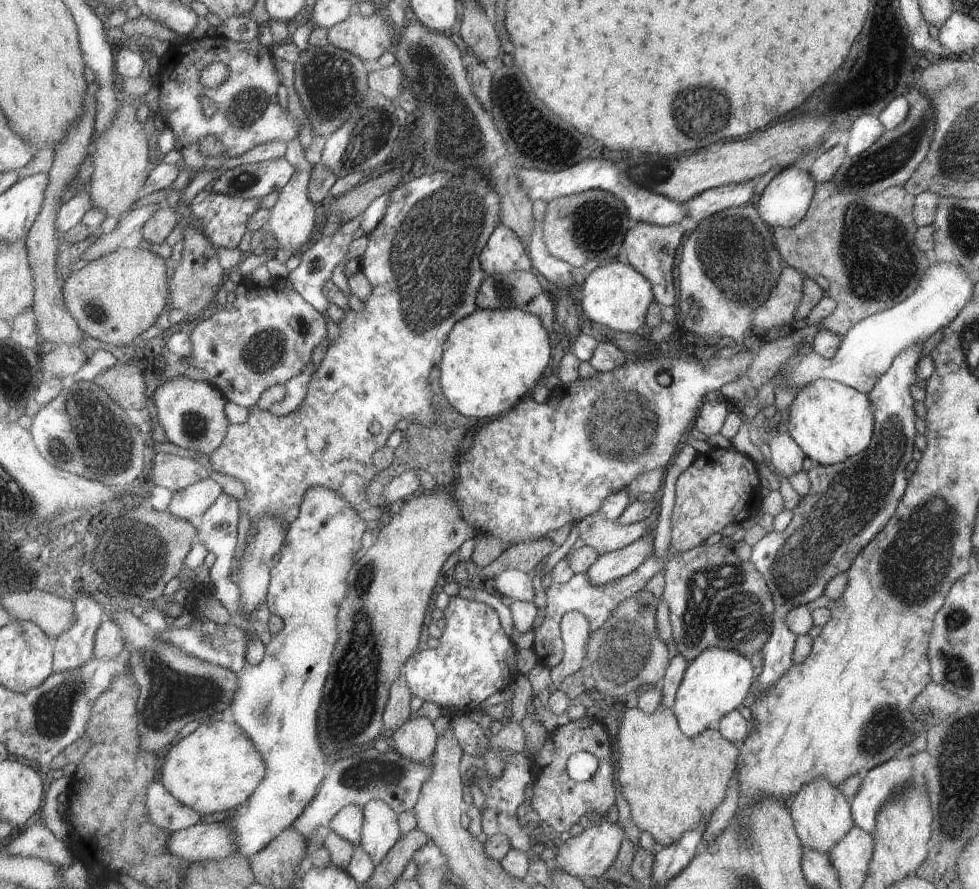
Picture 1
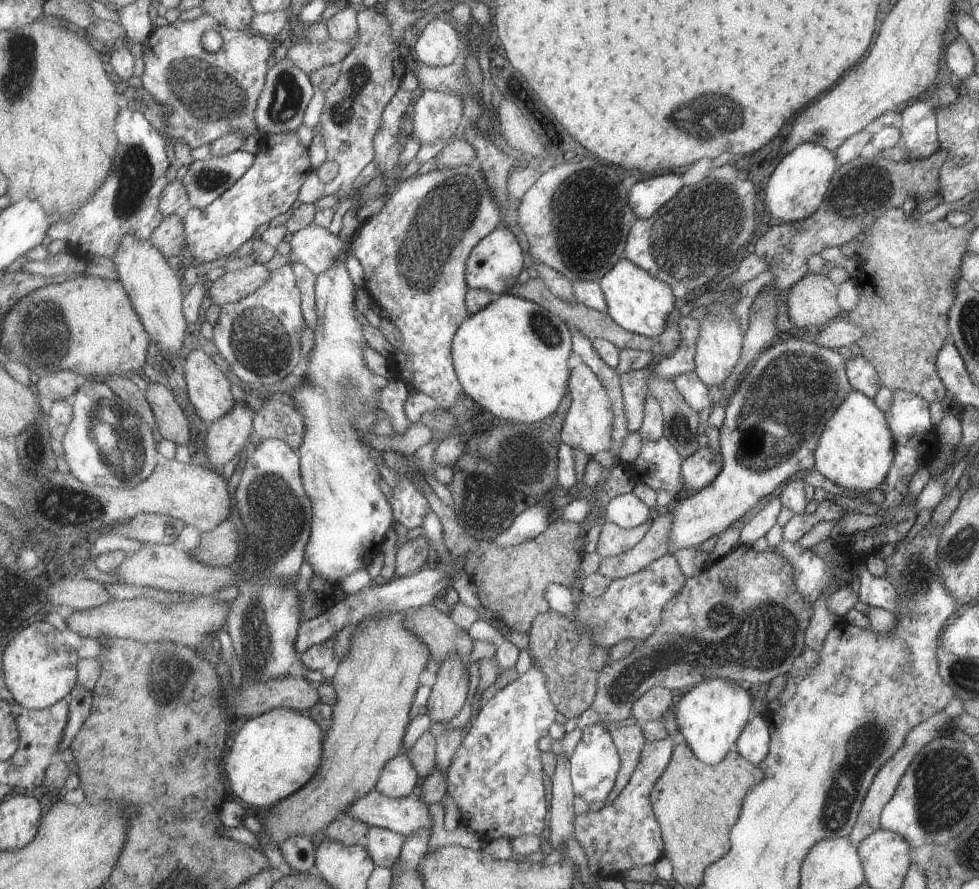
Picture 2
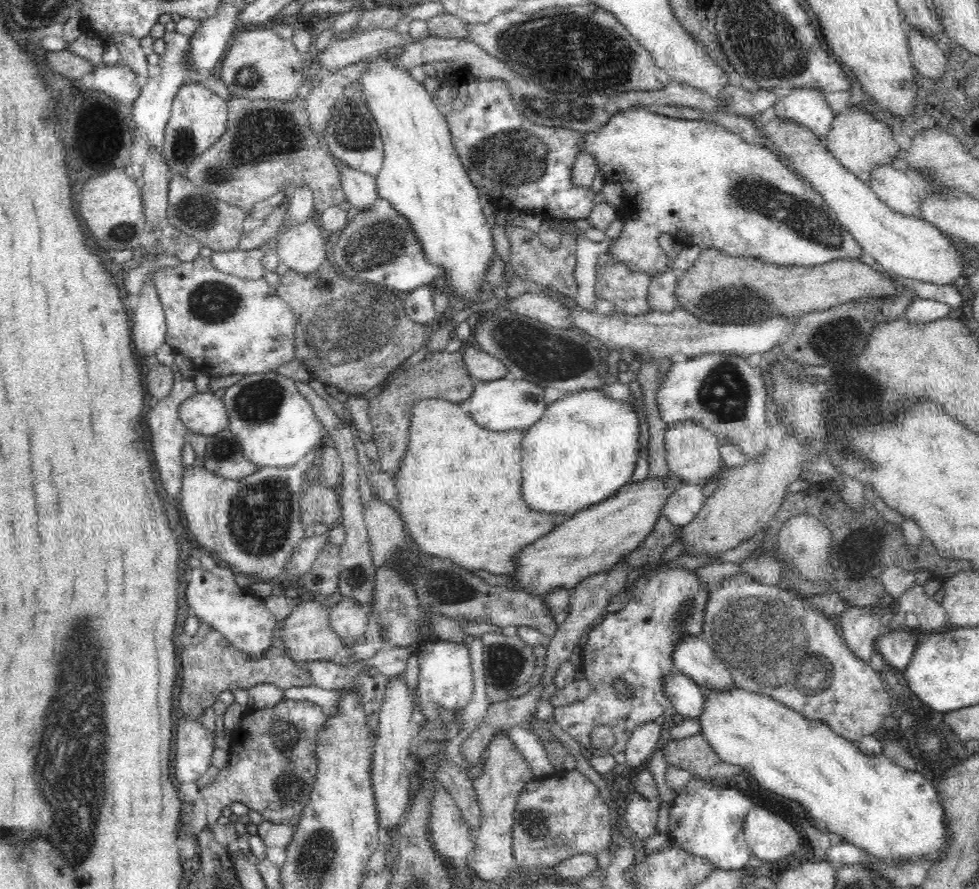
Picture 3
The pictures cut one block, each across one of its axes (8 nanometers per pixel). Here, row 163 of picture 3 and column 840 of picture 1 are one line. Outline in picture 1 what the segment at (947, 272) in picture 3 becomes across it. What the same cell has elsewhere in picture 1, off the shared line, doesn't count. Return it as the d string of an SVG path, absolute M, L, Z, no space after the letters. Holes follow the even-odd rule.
M813 778L805 782L801 790L791 798L789 812L795 822L795 830L801 840L801 846L815 852L823 852L823 854L827 854L855 824L851 822L853 816L849 814L847 800L839 792L839 788L831 784L831 780L827 778Z

